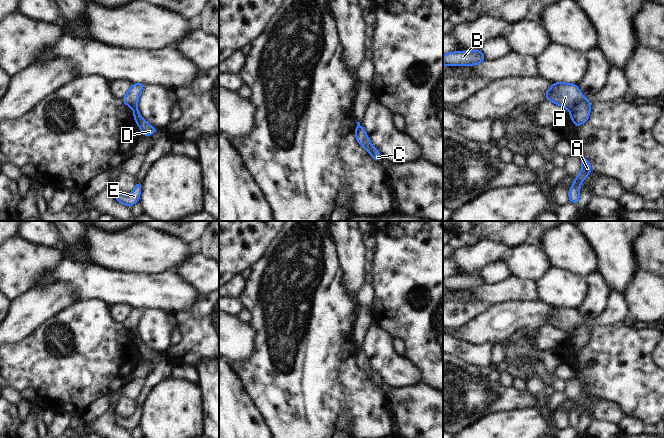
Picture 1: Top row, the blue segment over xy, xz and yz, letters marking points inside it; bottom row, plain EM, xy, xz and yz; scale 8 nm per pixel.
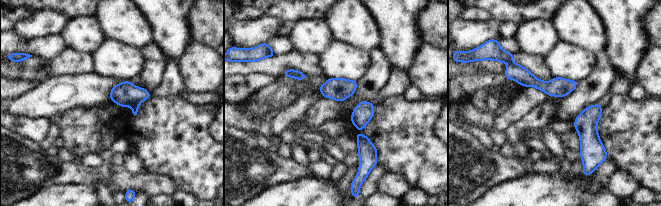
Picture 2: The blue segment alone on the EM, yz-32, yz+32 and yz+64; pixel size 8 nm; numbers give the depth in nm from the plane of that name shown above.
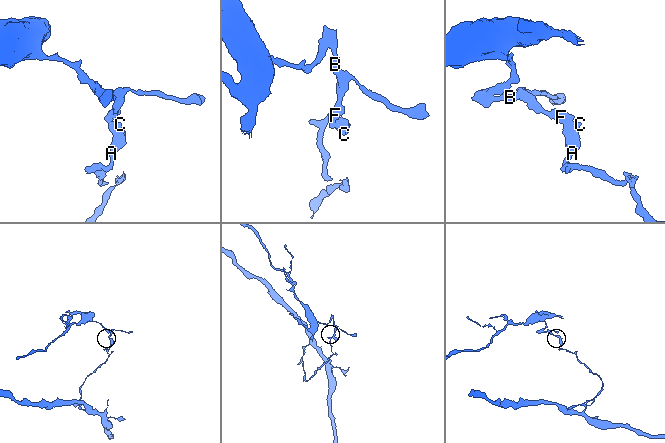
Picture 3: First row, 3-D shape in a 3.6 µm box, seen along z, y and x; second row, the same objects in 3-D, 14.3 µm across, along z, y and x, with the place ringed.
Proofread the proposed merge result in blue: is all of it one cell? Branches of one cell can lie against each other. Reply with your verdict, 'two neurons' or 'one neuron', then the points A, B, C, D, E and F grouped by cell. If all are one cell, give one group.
two neurons | A C D E / B F

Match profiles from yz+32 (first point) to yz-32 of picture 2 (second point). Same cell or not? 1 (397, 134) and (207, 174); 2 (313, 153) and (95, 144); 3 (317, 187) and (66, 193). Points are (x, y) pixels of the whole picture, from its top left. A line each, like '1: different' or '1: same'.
1: same
2: different
3: same

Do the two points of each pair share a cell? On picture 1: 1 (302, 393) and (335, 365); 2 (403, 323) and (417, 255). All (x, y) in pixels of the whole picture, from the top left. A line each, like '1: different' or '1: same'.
1: same
2: same

